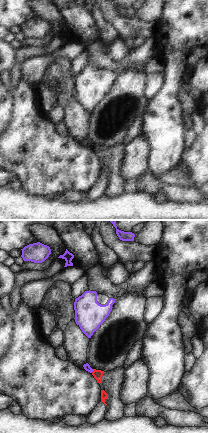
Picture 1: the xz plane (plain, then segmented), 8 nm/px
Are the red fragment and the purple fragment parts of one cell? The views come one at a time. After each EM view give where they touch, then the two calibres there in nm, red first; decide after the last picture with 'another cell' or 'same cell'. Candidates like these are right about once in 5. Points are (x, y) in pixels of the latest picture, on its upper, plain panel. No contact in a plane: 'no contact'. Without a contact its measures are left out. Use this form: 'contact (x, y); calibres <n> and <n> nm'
contact (93, 146); calibres 70 and 50 nm

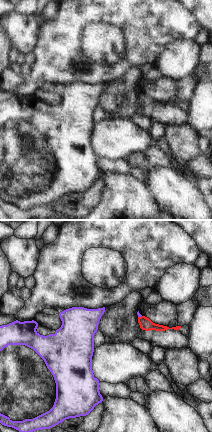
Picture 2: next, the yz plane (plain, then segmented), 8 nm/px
contact (139, 93); calibres 100 and 30 nm

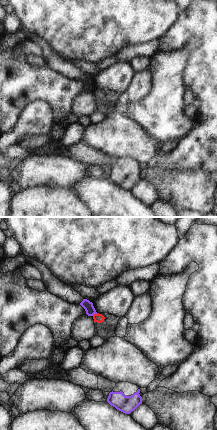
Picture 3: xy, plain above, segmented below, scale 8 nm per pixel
contact (94, 90); calibres 70 and 80 nm

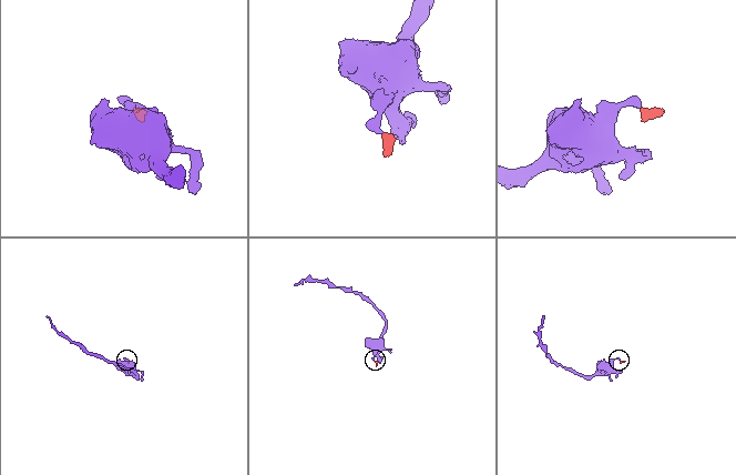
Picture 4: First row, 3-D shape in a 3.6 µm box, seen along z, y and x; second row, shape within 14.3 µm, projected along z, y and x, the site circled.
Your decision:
another cell

